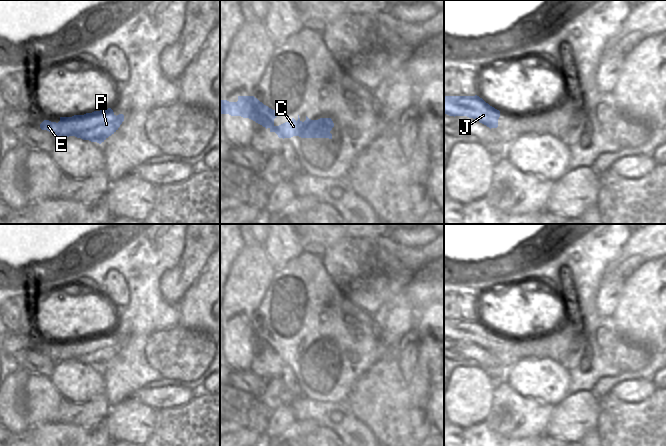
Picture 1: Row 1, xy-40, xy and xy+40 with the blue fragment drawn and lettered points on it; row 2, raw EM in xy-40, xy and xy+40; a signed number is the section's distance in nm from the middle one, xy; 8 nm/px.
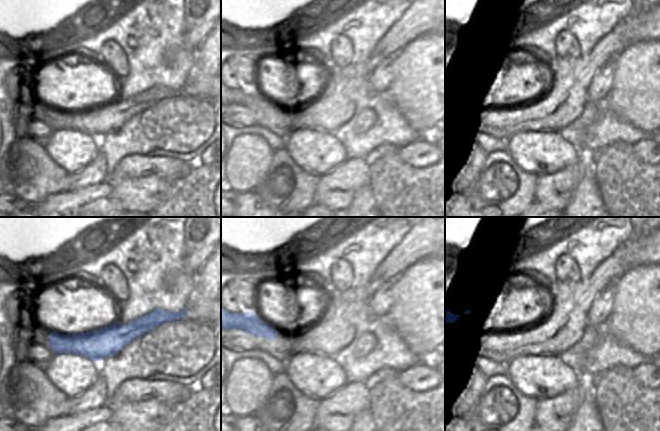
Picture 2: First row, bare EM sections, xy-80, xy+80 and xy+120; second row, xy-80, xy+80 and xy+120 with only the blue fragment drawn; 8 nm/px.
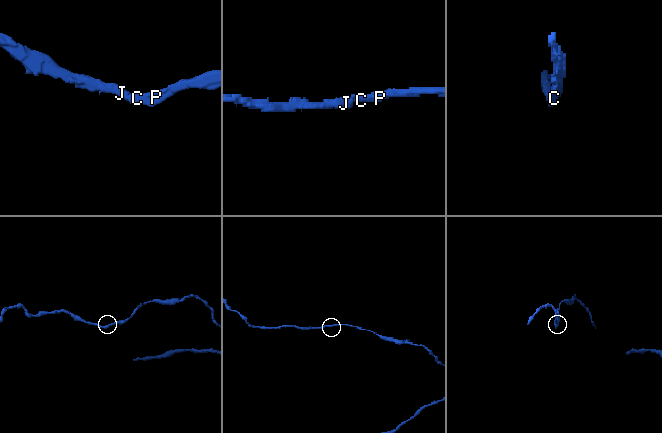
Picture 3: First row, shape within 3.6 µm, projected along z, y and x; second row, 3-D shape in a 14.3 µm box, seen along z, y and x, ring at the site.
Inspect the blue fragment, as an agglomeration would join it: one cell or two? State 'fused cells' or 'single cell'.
single cell

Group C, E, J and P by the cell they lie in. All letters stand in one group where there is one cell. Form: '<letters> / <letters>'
C E J P

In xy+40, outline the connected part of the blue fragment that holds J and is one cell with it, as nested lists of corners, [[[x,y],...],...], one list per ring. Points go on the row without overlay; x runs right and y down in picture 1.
[[[445,320],[444,338],[449,340],[467,340],[487,351],[497,352],[500,335],[486,327],[479,320]]]

